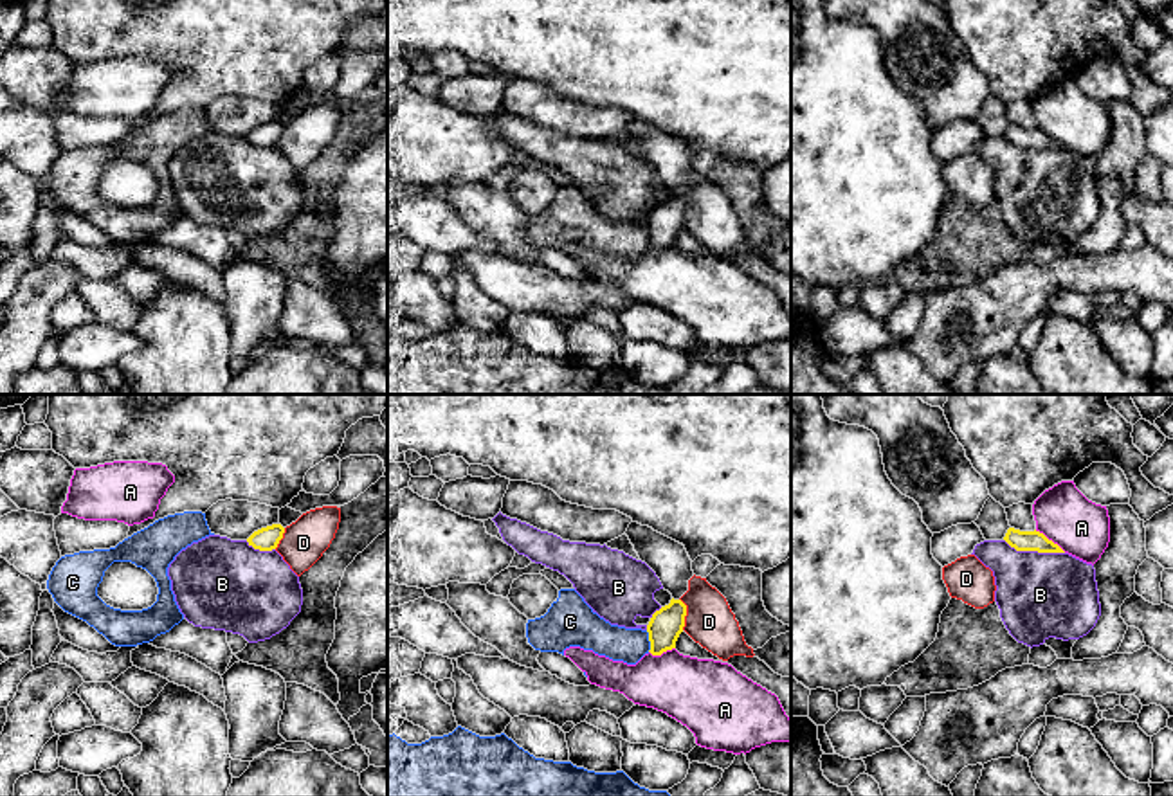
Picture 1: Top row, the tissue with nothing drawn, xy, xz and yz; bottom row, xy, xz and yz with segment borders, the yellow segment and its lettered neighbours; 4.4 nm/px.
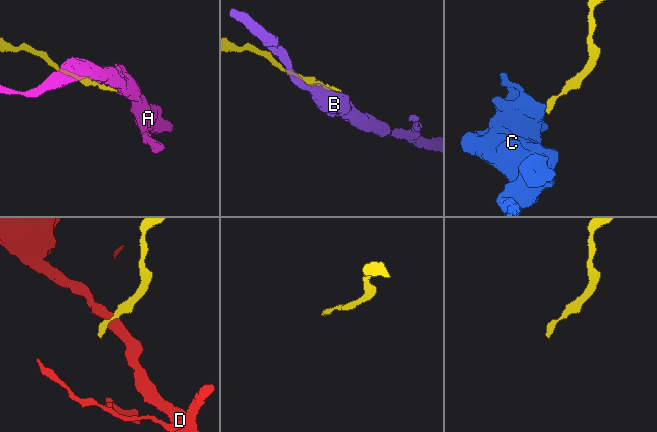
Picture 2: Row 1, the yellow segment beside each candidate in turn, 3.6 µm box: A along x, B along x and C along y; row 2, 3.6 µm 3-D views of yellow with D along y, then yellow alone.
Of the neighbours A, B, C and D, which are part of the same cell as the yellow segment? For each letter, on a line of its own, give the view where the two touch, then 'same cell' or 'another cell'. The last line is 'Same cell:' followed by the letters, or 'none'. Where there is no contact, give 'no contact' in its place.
A: yz | another cell
B: yz | another cell
C: xz | another cell
D: xz | another cell
Same cell: none

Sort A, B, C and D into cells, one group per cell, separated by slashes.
A / B / C / D

